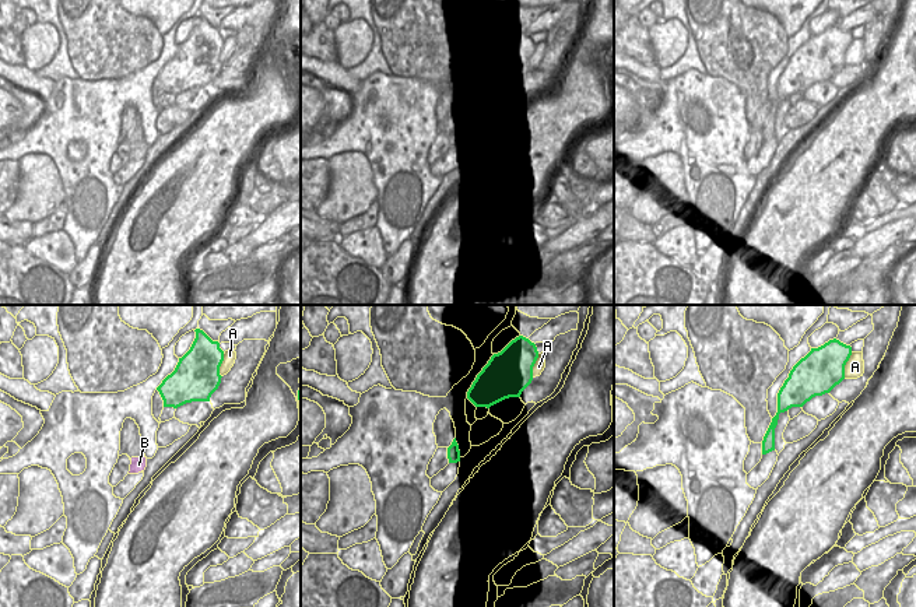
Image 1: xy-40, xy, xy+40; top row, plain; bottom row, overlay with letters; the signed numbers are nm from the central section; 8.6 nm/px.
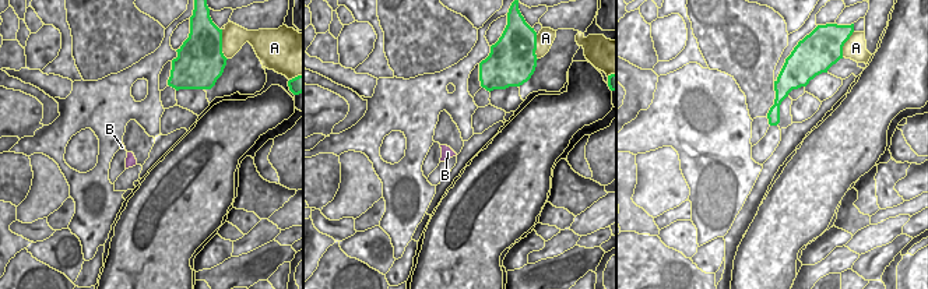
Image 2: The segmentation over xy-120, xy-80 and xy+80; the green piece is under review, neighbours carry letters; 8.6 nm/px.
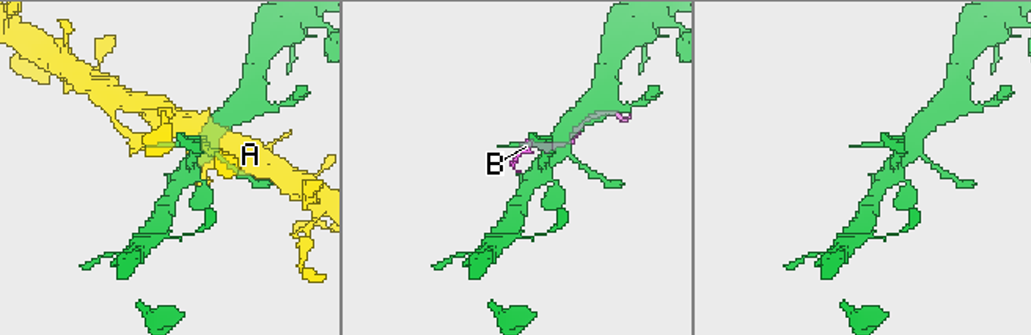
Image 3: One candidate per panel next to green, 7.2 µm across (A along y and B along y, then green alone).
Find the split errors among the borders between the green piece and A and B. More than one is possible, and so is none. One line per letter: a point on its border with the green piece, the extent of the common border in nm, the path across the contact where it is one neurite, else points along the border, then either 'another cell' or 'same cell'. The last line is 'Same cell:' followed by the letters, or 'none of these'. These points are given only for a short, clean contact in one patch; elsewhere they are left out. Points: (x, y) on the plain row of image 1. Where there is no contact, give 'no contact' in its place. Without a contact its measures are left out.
A: meets green in xy+40 at (845, 51); contact 240 nm long; another cell
B: no contact; another cell
Same cell: none of these

